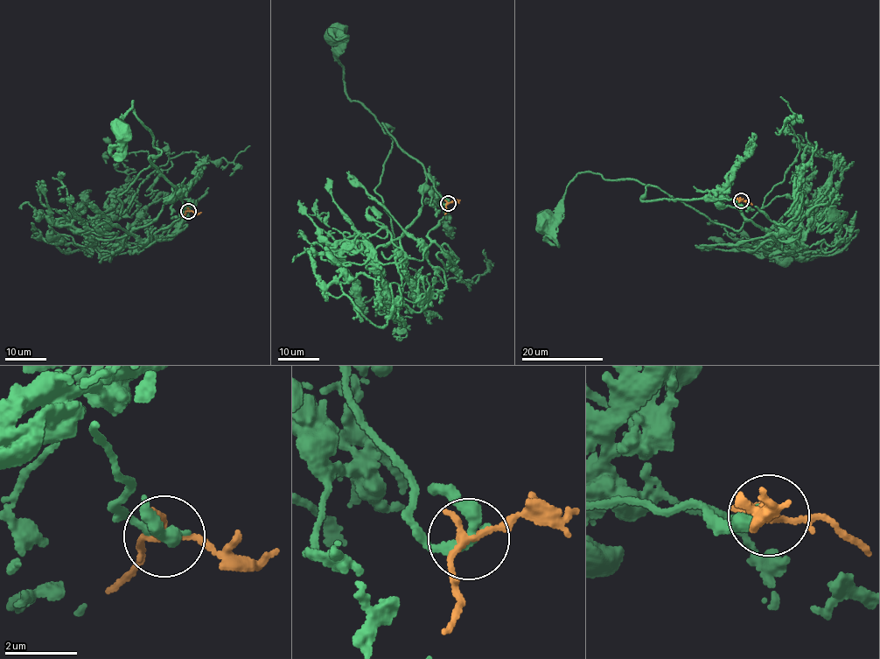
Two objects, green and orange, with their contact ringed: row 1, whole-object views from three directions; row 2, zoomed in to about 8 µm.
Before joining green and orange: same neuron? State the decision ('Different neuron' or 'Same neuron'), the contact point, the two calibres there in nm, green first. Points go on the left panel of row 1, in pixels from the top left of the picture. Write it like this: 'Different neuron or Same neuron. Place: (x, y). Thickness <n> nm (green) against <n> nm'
Same neuron. Place: (188, 211). Thickness 280 nm (green) against 240 nm

